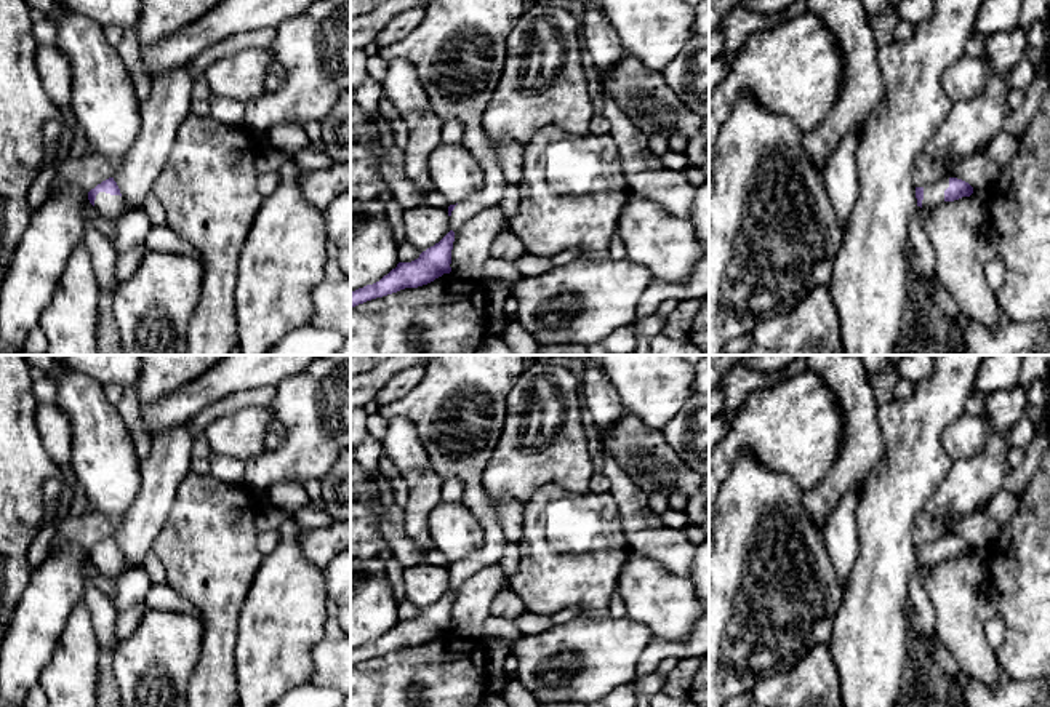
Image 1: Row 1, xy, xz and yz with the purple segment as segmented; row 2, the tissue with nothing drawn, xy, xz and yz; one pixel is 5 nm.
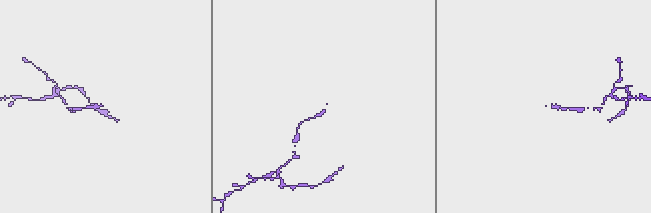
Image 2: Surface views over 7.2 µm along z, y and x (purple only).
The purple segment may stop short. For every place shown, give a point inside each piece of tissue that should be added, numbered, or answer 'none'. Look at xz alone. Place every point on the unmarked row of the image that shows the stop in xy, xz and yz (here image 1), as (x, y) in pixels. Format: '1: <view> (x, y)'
1: xz (460, 405)

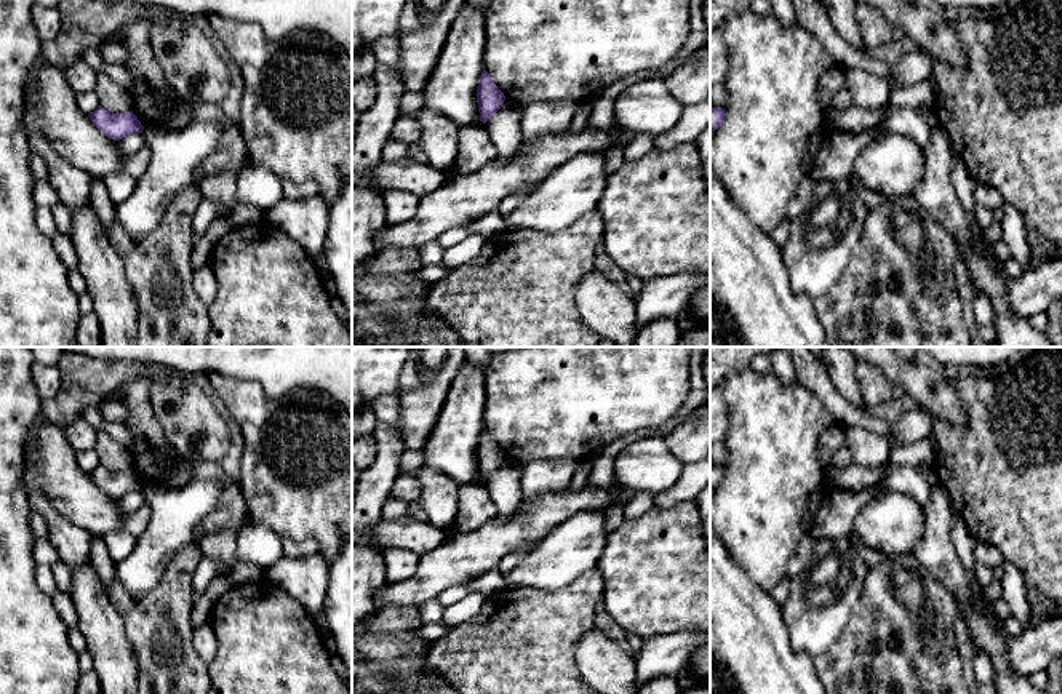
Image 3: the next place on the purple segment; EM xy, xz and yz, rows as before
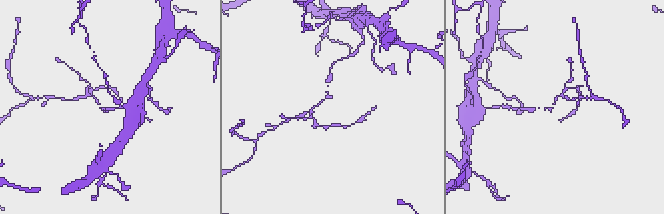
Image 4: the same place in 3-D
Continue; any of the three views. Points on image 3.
none

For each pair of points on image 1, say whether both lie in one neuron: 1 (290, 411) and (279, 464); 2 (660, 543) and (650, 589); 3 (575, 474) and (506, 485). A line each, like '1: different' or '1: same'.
1: same
2: different
3: same

